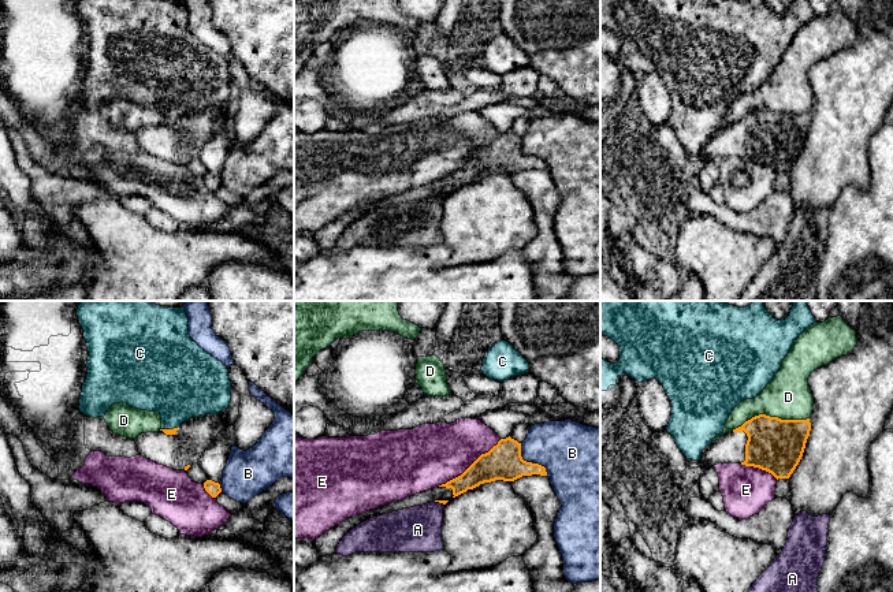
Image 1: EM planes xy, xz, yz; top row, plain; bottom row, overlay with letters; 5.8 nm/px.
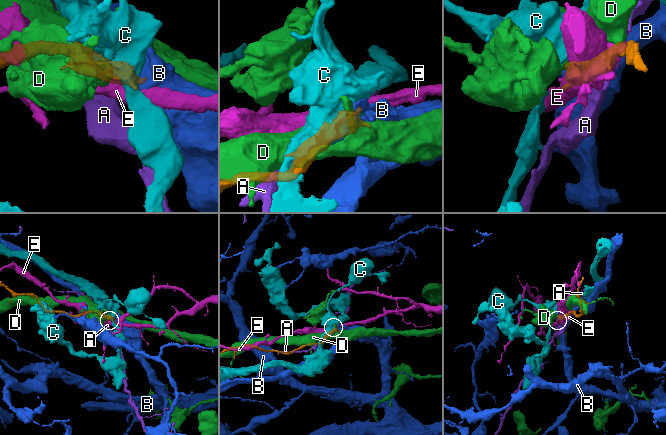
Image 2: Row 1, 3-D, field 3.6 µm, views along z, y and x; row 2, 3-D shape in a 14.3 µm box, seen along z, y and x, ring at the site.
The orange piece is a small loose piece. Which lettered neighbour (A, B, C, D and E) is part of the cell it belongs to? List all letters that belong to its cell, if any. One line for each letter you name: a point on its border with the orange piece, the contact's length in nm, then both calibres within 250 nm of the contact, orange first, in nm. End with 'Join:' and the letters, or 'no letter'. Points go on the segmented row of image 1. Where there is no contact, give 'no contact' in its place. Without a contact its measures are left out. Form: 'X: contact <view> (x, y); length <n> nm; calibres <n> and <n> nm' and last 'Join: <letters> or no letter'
Join: no letter

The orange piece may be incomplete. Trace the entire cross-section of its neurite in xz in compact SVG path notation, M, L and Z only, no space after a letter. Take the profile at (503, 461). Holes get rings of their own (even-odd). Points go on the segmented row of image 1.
M501 439L488 453L481 454L461 476L442 484L453 489L453 498L495 480L514 481L522 476L547 476L546 468L527 462L521 457L521 443Z

